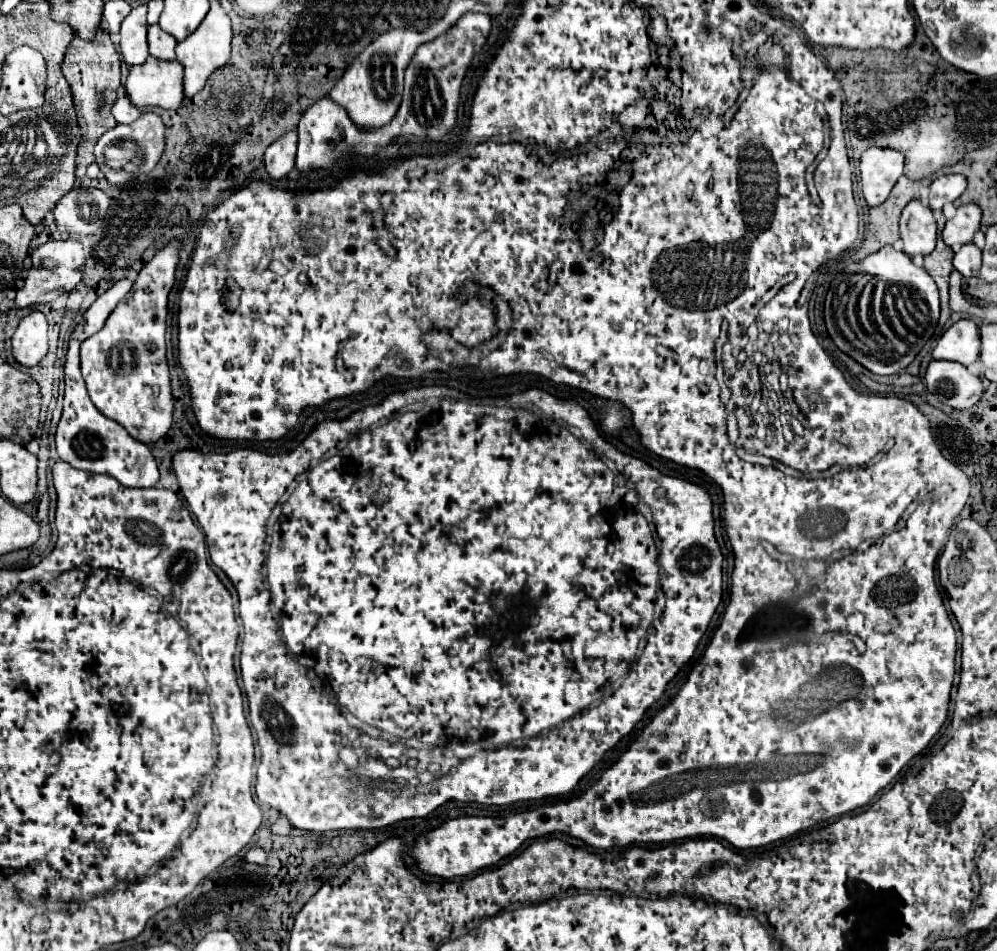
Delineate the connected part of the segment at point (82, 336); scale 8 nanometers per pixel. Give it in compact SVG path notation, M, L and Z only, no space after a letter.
M81 321L79 325L81 329L71 333L65 361L65 401L63 415L55 433L57 455L77 469L111 475L125 487L155 487L159 483L159 469L151 449L125 433L125 427L121 427L117 421L105 419L87 395L85 381L79 371L79 345L93 335L93 321L89 321L89 325Z

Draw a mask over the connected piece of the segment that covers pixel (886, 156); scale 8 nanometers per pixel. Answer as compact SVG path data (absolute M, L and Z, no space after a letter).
M869 147L861 155L861 191L869 207L881 205L903 175L903 153L885 147Z

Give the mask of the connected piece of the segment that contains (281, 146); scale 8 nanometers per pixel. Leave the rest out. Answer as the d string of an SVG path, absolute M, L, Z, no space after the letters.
M291 131L273 141L265 151L265 169L273 181L281 181L295 167L297 133Z

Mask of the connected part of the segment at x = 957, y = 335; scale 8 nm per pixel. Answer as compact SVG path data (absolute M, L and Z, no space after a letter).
M961 319L941 335L937 347L933 349L933 359L957 361L967 367L979 359L979 351L979 327L969 319Z

